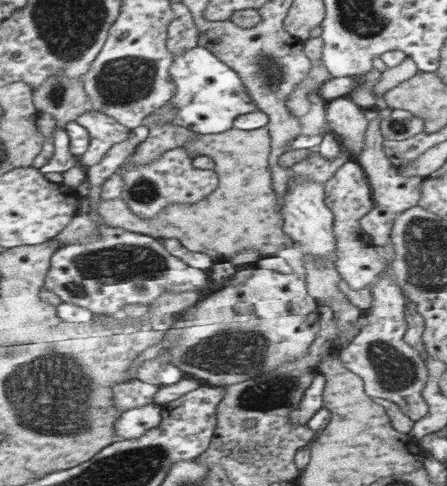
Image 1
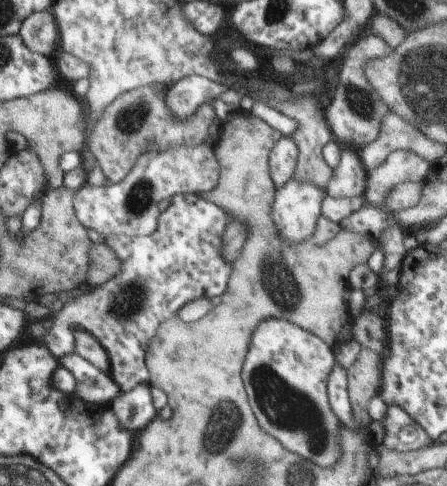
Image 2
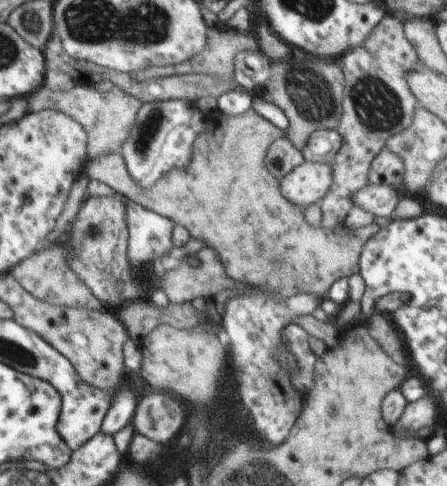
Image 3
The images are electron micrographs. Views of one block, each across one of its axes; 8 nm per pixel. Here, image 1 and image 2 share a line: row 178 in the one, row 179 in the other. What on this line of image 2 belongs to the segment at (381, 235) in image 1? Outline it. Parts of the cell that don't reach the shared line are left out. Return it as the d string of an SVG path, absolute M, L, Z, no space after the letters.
M397 152L397 156L367 172L367 188L363 192L363 198L371 208L381 210L395 184L419 184L429 174L429 168L431 164L421 156L413 152Z

